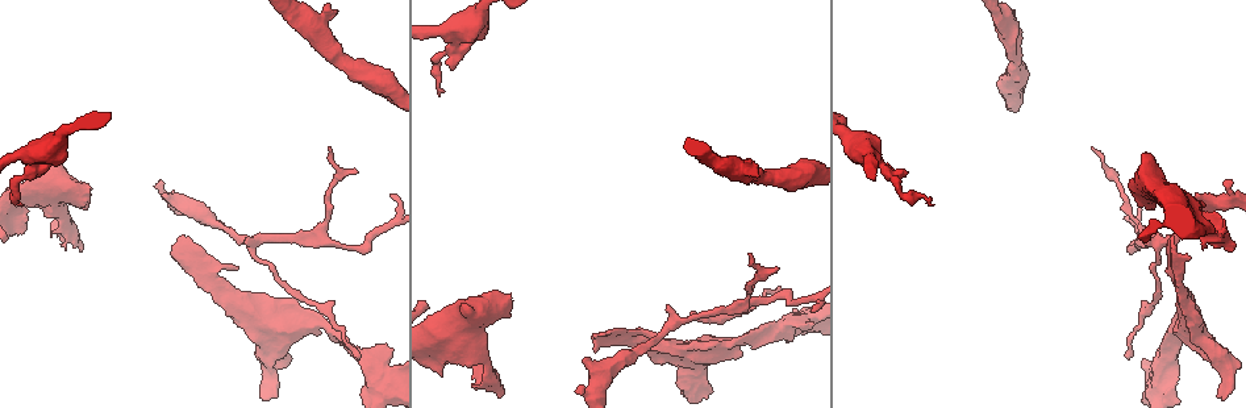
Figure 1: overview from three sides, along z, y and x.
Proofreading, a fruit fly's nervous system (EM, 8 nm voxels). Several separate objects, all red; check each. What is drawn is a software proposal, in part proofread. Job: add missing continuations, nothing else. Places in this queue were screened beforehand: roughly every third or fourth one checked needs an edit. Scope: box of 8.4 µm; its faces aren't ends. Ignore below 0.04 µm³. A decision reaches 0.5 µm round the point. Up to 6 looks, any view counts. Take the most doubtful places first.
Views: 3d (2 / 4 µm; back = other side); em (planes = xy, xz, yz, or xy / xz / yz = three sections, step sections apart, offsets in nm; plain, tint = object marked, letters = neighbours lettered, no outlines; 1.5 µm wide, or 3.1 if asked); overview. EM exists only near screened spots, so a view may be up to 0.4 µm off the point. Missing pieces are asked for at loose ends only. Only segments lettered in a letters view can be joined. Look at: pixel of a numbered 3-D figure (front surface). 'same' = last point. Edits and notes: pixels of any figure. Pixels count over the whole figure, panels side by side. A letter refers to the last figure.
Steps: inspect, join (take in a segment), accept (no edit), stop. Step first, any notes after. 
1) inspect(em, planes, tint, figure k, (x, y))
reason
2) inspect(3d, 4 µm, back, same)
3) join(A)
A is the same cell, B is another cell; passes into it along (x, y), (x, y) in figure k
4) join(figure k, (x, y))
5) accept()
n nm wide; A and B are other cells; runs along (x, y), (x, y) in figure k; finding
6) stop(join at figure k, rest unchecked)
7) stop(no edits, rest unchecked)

inspect(em, yz, step 8, tint, figure 1, (928, 203))
an open end

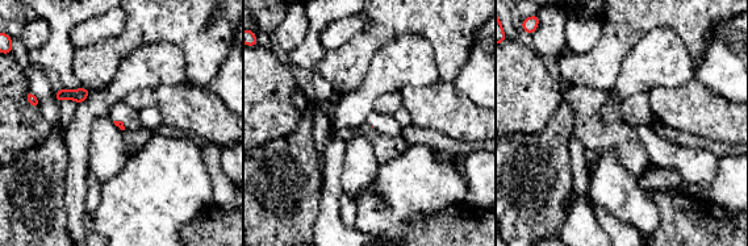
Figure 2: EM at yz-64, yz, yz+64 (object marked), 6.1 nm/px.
inspect(em, planes, letters, same)
cut it another way

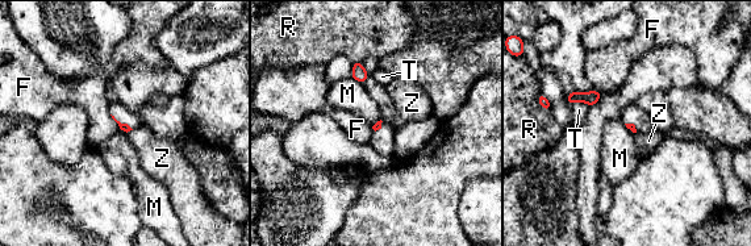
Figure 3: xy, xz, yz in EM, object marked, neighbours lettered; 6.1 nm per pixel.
accept()
F, M, R, T and Z are other cells; border along (351, 76), (362, 84) in figure 3; no lettered segment goes on from it

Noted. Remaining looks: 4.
inspect(em, planes, letters, figure 1, (445, 360))
an open end

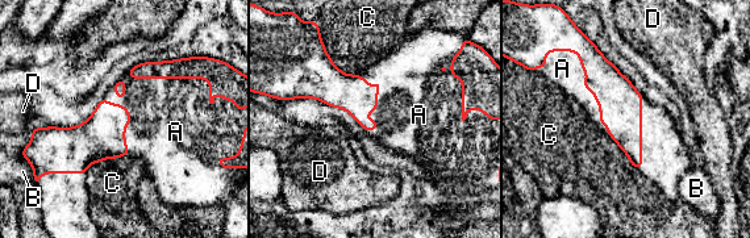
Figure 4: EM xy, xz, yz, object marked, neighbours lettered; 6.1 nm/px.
join(A)
A is the same cell, B, C and D are other cells; the neuron continues

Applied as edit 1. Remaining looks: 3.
stop(join at figure 4, rest unchecked)

